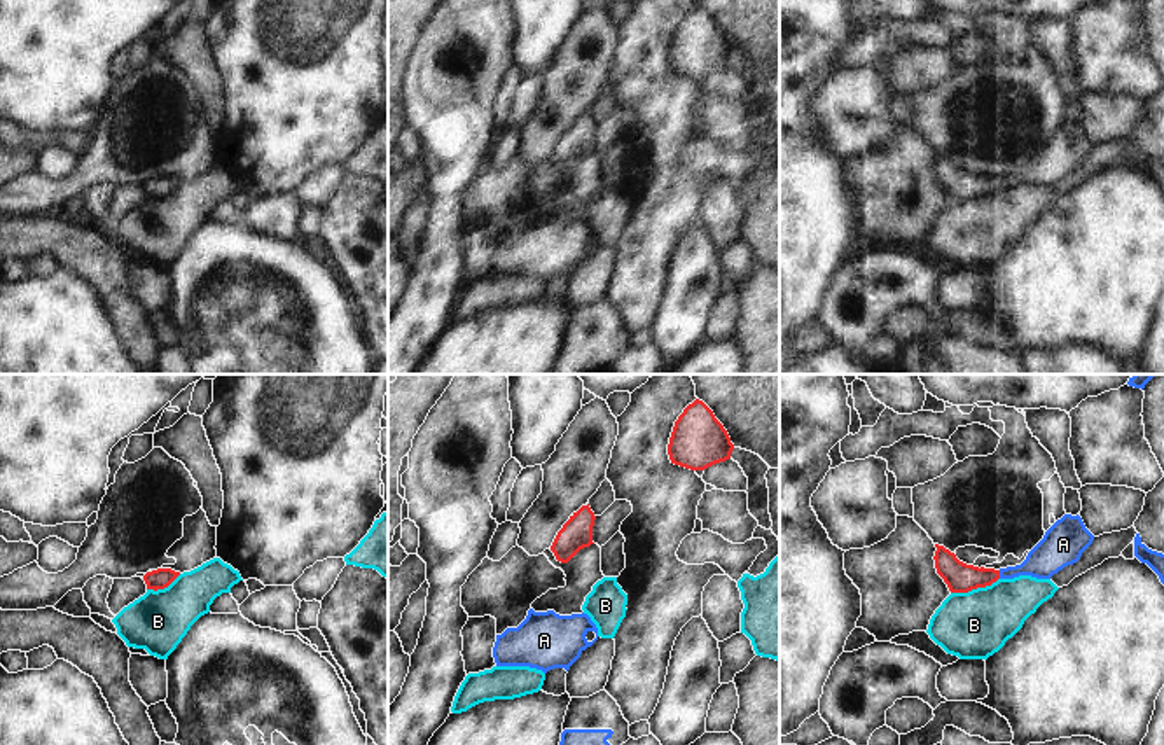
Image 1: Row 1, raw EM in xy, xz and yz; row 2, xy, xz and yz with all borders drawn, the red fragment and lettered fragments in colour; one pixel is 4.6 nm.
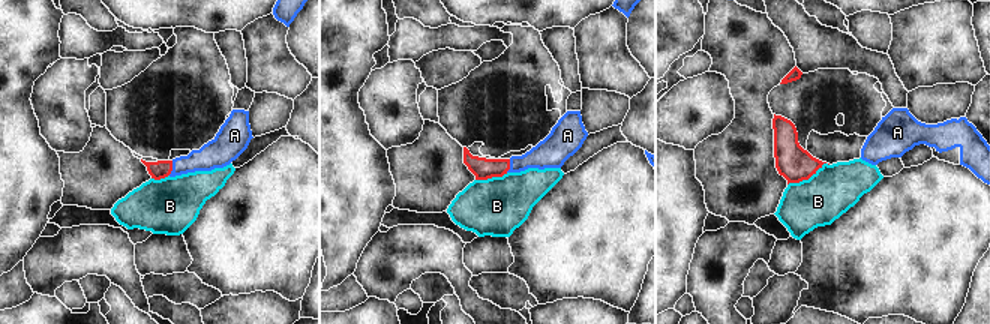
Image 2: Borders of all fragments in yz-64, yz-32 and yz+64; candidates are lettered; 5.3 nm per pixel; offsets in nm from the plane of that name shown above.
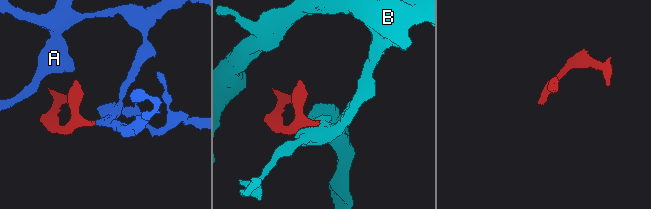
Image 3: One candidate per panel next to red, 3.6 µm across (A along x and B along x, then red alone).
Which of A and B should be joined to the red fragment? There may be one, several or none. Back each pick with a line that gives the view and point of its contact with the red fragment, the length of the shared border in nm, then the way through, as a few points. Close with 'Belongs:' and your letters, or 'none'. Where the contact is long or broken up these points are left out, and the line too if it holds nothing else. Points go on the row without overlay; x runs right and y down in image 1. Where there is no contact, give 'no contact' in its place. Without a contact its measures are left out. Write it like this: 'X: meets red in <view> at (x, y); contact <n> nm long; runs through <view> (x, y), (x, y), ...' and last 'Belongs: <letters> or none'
A: meets red in yz at (998, 182); contact 40 nm long; runs through yz (960, 186), (998, 182), (1026, 177), (1049, 165)
Belongs: A

